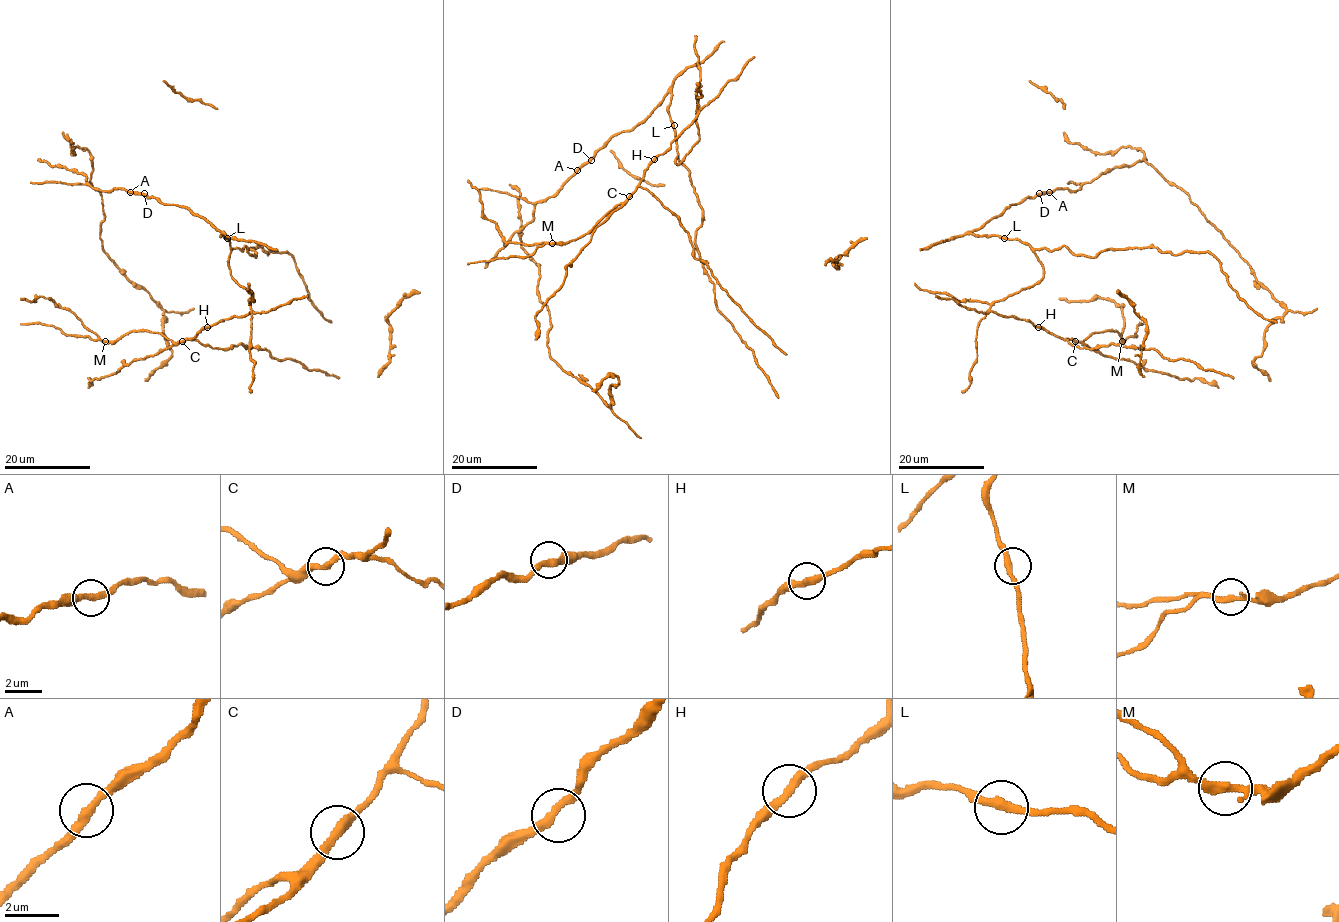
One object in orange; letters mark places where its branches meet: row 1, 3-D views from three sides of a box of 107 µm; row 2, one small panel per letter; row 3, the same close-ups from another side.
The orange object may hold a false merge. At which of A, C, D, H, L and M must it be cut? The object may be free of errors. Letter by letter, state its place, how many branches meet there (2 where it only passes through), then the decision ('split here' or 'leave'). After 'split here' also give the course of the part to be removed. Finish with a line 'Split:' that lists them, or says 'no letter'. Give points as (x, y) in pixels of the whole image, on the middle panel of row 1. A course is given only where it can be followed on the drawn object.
A: at (577, 170); 2 branches meet; leave
C: at (629, 196); 2 branches meet; leave
D: at (591, 160); 2 branches meet; leave
H: at (654, 159); 2 branches meet; leave
L: at (674, 125); 2 branches meet; leave
M: at (552, 243); 2 branches meet; leave
Split: no letter

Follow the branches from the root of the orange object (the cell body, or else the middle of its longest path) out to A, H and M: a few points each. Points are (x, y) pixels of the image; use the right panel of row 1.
A: (1004, 237), (974, 235), (971, 232), (982, 228), (1010, 205), (1049, 192)
H: (1004, 237), (1029, 246), (1043, 268), (1043, 277), (996, 301), (989, 309), (1038, 327)
M: (1004, 237), (1029, 246), (1043, 277), (996, 301), (991, 310), (1077, 342), (1104, 331), (1115, 331), (1122, 342)

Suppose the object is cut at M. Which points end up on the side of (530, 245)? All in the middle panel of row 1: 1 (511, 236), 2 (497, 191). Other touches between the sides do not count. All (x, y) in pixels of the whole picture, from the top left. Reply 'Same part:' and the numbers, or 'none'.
Same part: none

